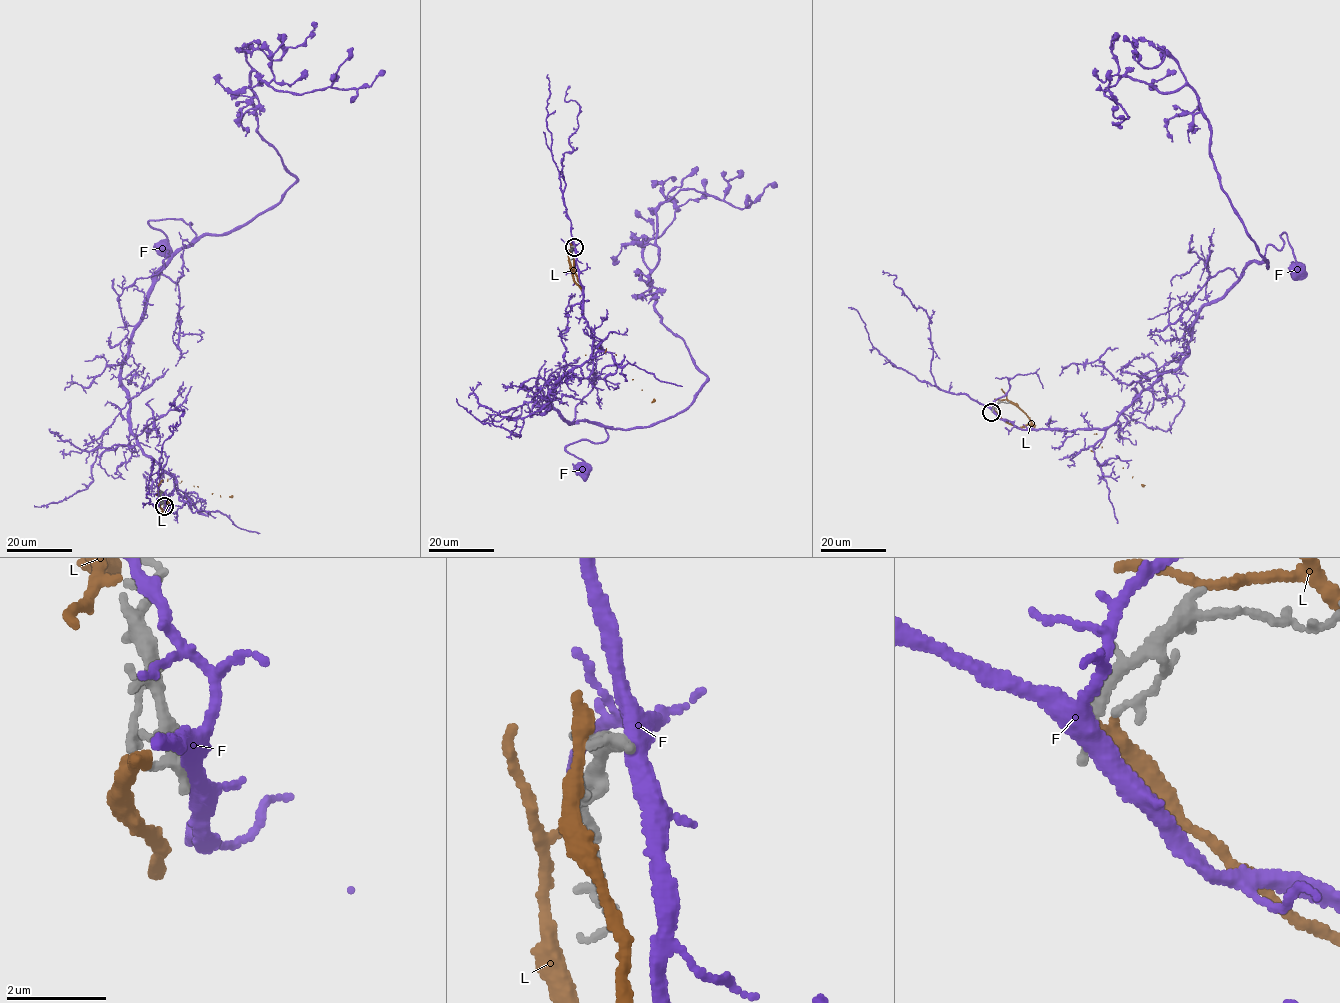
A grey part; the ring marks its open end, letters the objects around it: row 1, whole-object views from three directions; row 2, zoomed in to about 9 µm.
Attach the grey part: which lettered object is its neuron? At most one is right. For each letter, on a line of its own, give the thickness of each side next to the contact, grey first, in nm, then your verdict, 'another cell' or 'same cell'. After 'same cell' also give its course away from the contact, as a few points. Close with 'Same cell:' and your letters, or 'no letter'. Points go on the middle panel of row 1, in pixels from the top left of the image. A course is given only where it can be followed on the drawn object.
F: calibres 320 and 360 nm; another cell
L: calibres 300 and 400 nm; another cell
Same cell: no letter

